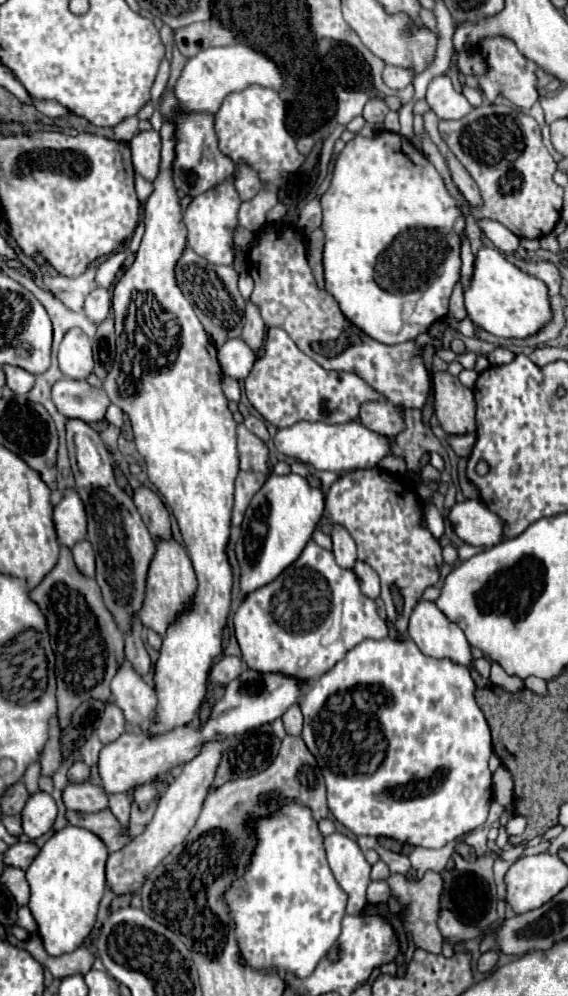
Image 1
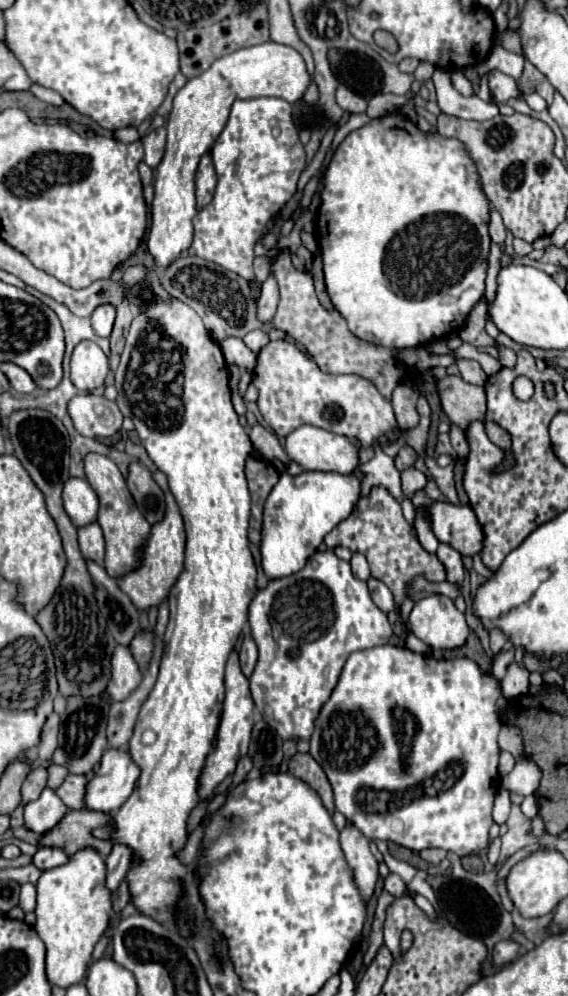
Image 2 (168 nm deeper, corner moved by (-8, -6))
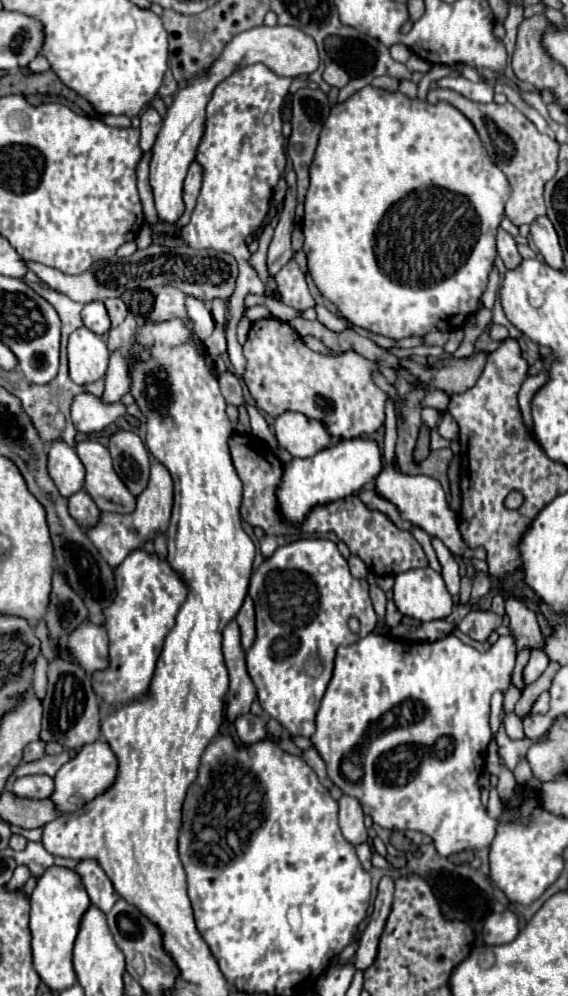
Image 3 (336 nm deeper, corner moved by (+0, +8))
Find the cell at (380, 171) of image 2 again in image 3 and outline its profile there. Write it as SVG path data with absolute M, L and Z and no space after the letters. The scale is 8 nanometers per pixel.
M364 86L362 90L358 90L356 94L352 94L348 100L344 100L344 102L340 102L340 104L334 106L332 112L330 112L330 116L328 116L328 120L324 122L324 126L322 126L322 130L320 130L318 148L316 148L314 160L312 160L312 164L310 164L310 188L308 188L308 194L306 194L306 200L304 200L304 204L306 204L306 220L304 220L304 228L302 228L302 232L304 232L304 246L302 246L302 250L304 250L306 260L308 260L308 272L310 272L312 280L314 280L314 284L318 286L318 290L324 294L324 298L328 298L328 300L342 312L342 316L344 316L350 324L354 324L354 326L358 326L358 328L366 328L366 330L370 330L370 332L376 332L376 334L382 334L382 336L394 338L394 340L400 340L400 338L406 338L406 336L424 336L424 334L428 334L428 332L432 332L432 330L446 330L446 332L458 330L458 328L462 328L462 324L476 312L476 306L478 306L478 302L480 302L480 298L482 298L482 292L486 290L488 274L490 274L490 270L492 270L492 266L494 266L494 260L496 260L496 256L498 256L498 252L496 252L496 232L498 232L498 226L500 226L500 222L502 222L504 204L506 204L506 200L510 198L510 192L512 192L512 190L510 190L510 182L508 182L506 174L490 160L490 156L488 156L488 152L486 152L486 148L484 148L484 142L480 140L474 124L472 124L458 108L454 108L454 106L448 104L448 102L430 104L430 102L426 102L426 100L408 98L408 96L402 94L402 92L388 92L388 90L382 90L382 88Z

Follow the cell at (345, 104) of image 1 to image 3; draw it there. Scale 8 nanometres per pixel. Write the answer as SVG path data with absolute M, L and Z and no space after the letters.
M336 62L328 64L326 70L324 70L324 80L330 84L330 86L336 86L336 88L342 88L348 84L350 76L346 74L346 70L342 70Z

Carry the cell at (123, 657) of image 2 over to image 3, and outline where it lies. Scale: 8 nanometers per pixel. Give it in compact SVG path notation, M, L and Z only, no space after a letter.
M82 622L68 634L68 650L76 664L94 672L108 666L108 636L102 626Z

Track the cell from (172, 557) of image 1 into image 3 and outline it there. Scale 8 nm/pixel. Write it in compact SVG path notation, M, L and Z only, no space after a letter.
M154 462L150 466L148 486L136 500L136 510L132 514L124 514L124 516L108 516L108 512L102 512L98 522L94 526L90 526L86 530L86 534L92 540L92 544L98 548L102 558L114 568L132 550L140 548L144 544L144 540L154 540L156 532L166 530L166 526L170 522L170 512L172 512L172 478L164 464Z

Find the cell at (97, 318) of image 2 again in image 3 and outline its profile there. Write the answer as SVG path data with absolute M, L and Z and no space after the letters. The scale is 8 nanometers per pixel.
M90 302L82 310L82 322L88 330L102 336L110 330L110 318L106 314L106 306L102 302Z

